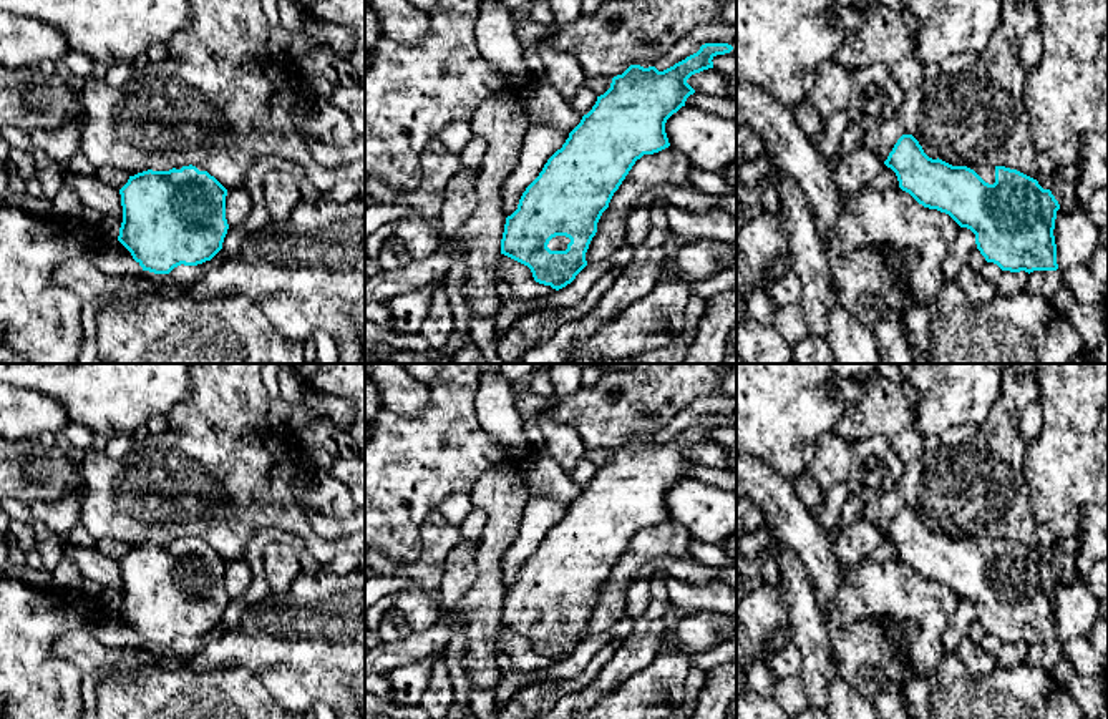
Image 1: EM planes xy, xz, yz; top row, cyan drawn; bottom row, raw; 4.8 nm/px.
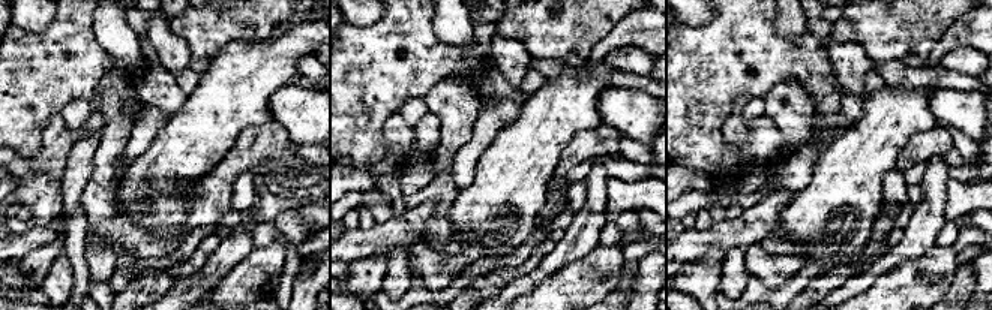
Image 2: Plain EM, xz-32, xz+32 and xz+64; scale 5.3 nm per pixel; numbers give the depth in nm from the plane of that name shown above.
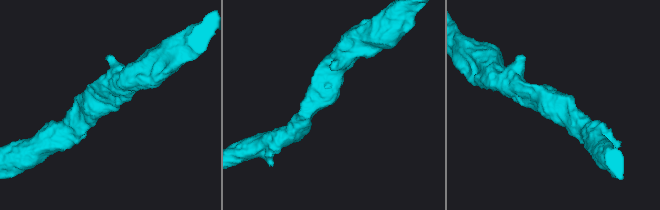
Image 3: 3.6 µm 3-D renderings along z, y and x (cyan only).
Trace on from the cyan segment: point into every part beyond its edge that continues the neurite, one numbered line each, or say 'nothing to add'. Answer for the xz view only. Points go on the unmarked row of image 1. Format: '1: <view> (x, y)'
1: xz (559, 615)

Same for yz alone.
1: yz (986, 543)

